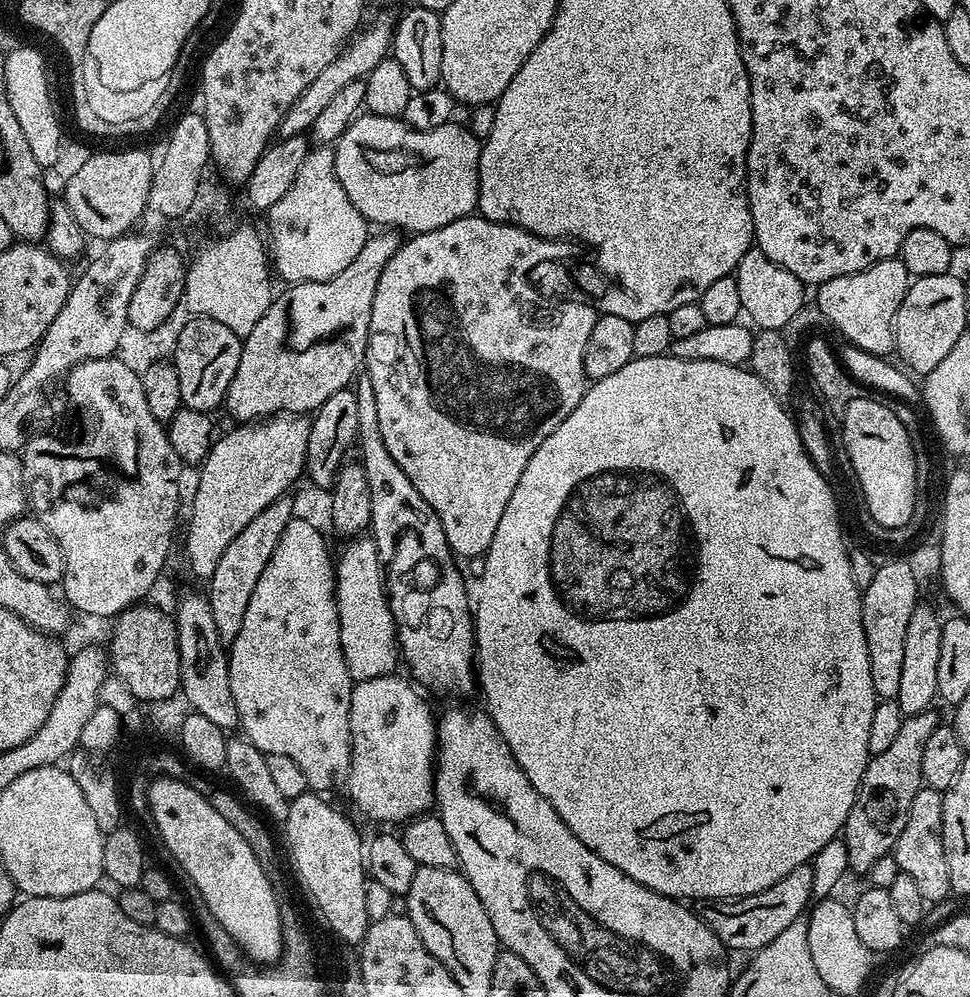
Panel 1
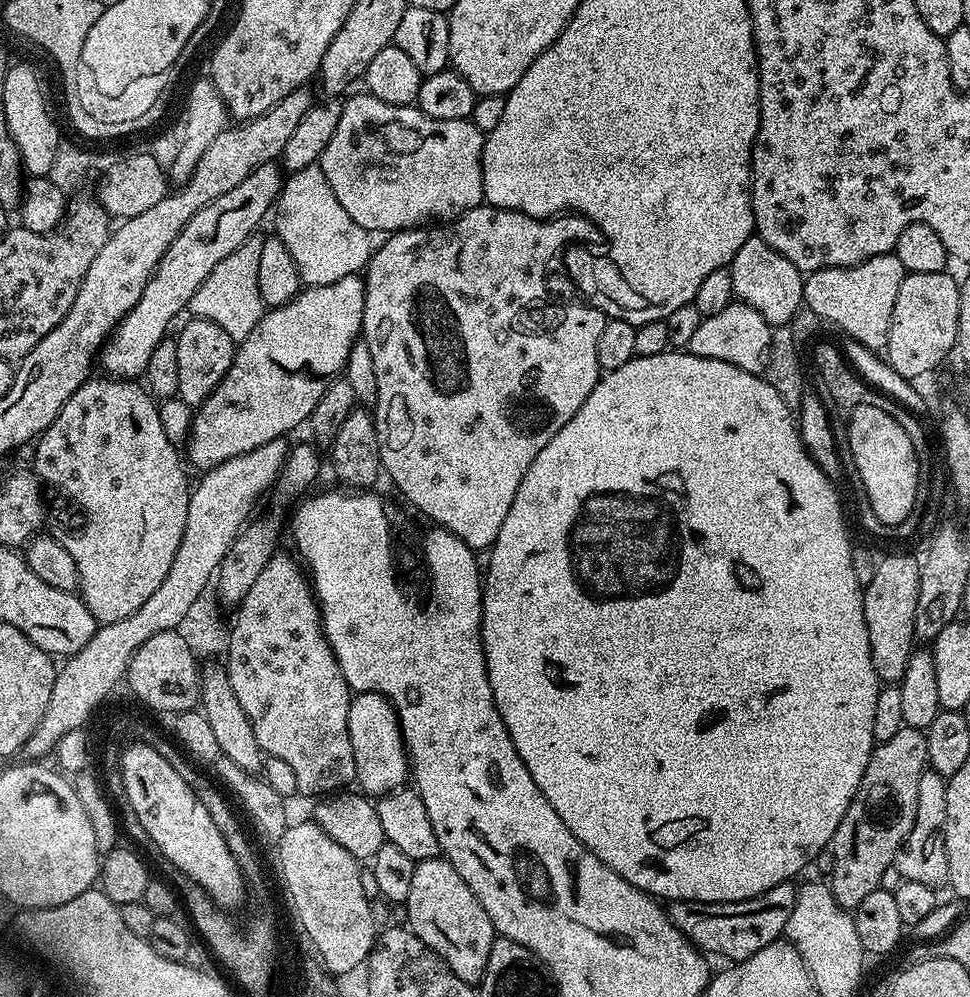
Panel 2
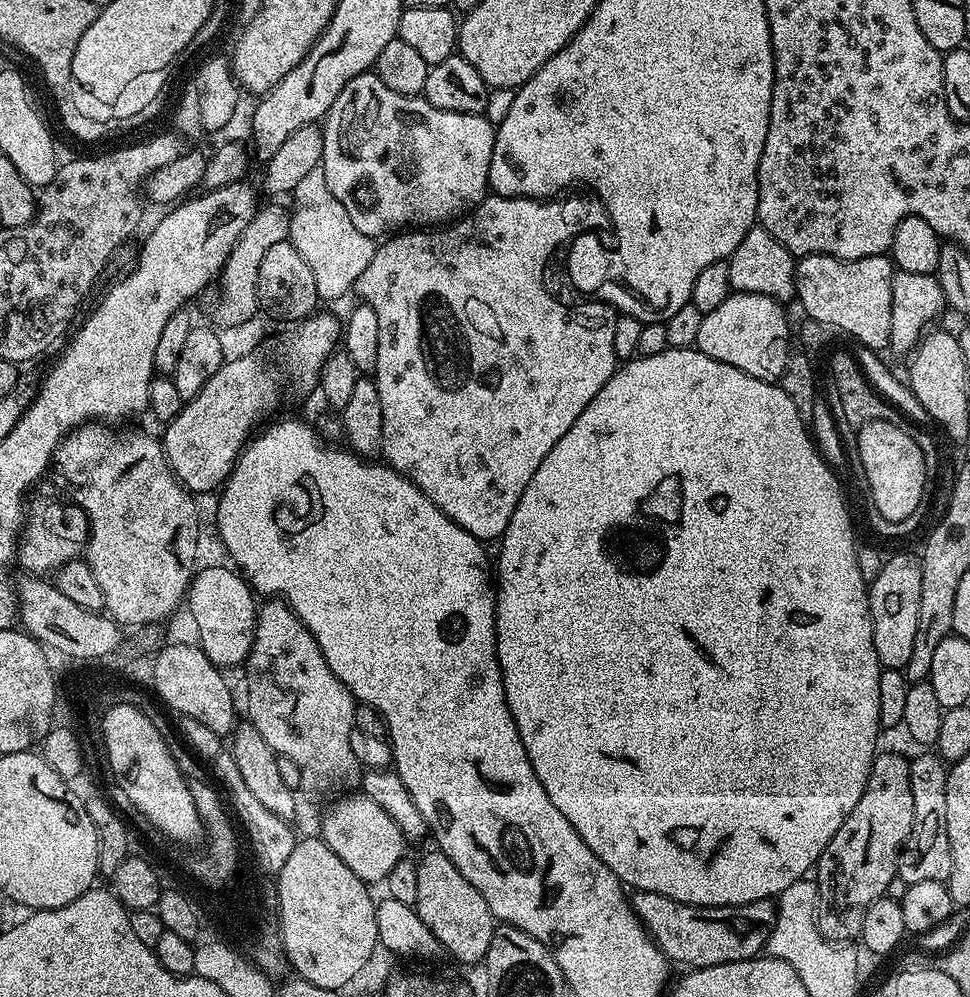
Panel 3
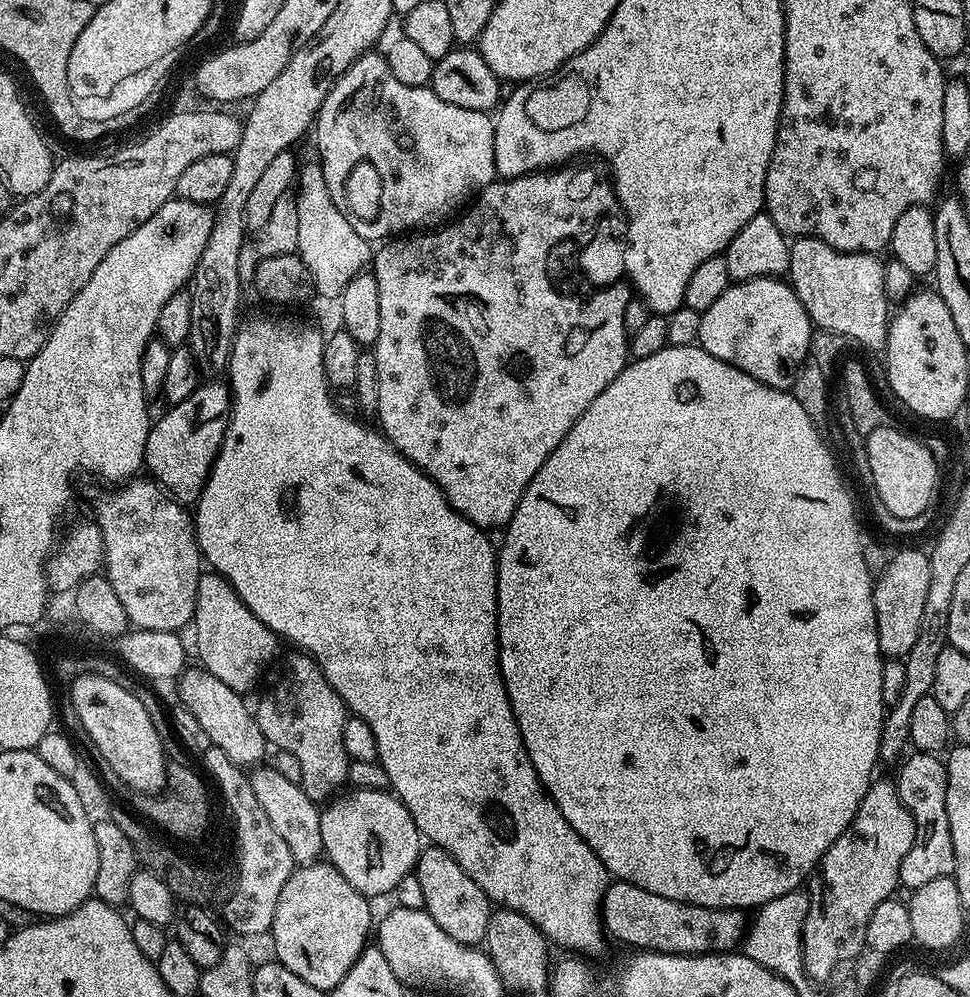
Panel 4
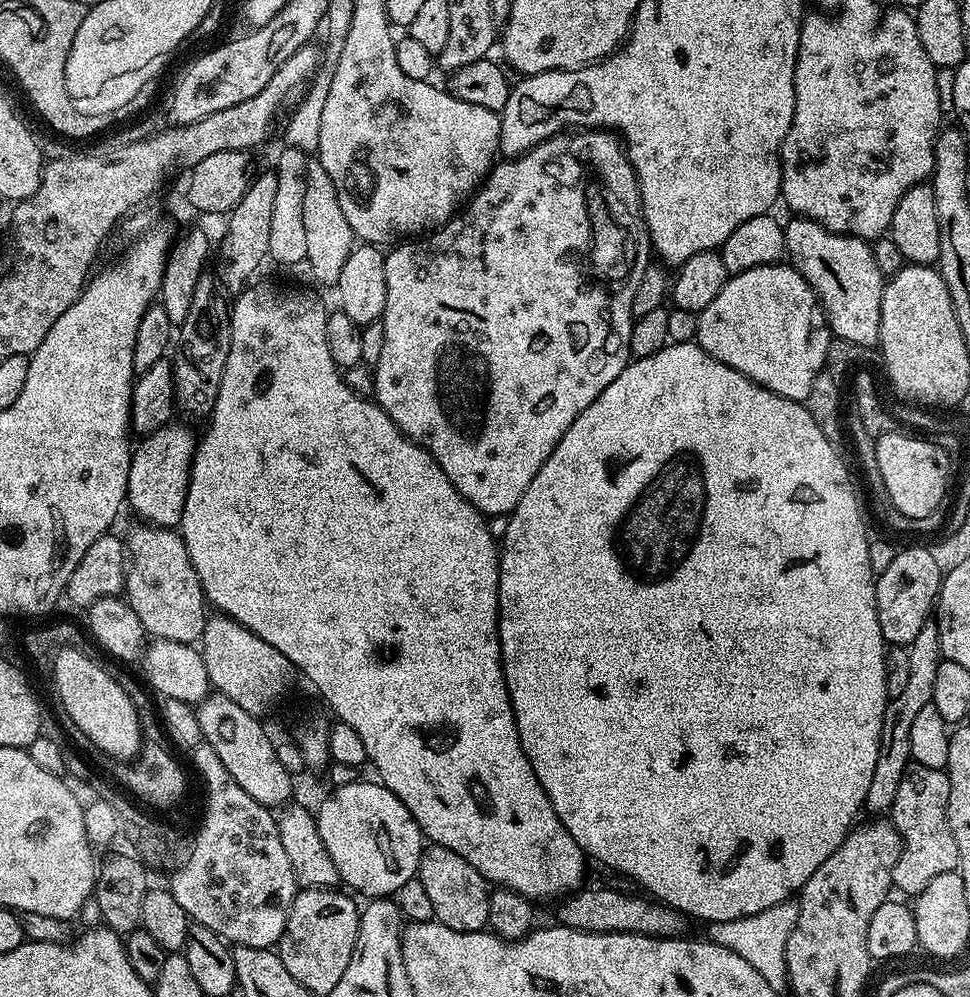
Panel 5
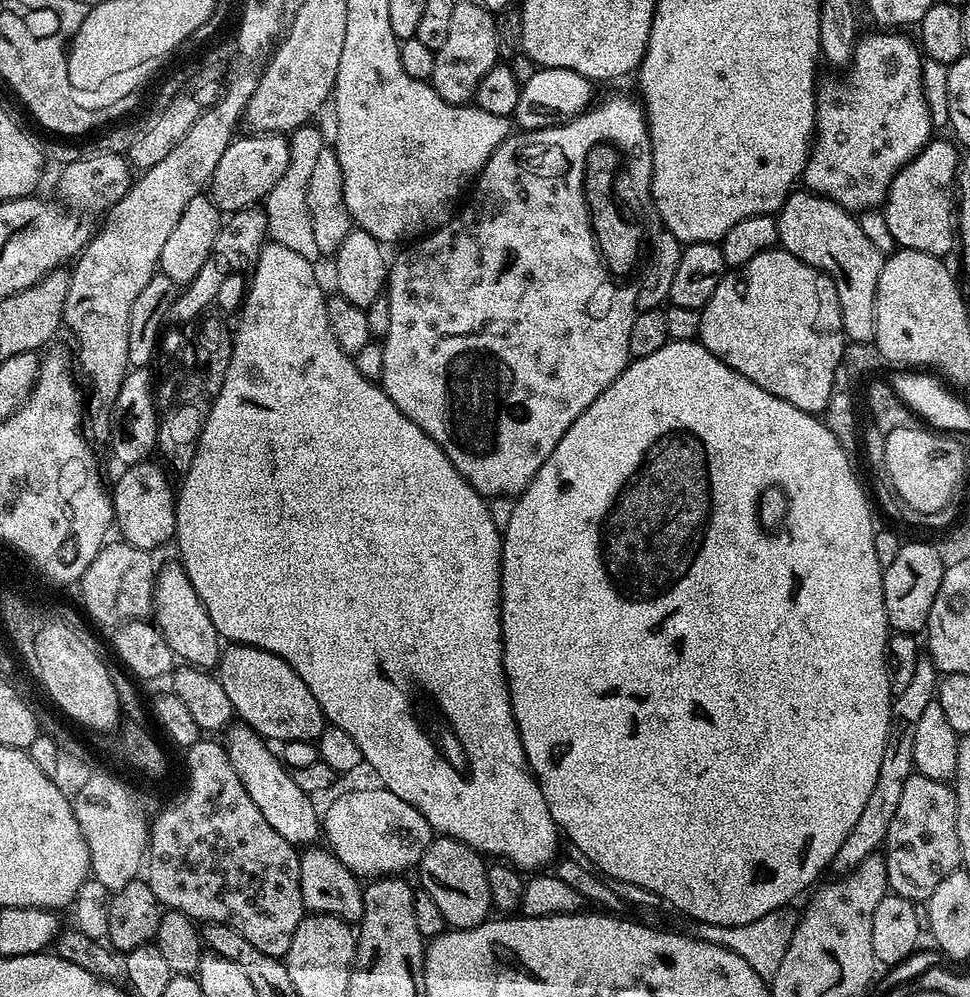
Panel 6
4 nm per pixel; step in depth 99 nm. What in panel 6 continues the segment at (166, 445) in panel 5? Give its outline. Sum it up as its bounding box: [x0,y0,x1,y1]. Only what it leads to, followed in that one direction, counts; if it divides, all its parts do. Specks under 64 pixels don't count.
[110,462,176,552]

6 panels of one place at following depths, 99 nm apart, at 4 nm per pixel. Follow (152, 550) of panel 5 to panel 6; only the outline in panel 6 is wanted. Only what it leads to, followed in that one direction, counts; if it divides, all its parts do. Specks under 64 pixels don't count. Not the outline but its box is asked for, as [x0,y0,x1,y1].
[152,562,222,670]

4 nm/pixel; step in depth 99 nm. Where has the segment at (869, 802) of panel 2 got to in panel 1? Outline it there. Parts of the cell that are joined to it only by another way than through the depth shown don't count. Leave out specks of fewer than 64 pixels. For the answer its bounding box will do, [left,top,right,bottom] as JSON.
[842,710,942,873]

